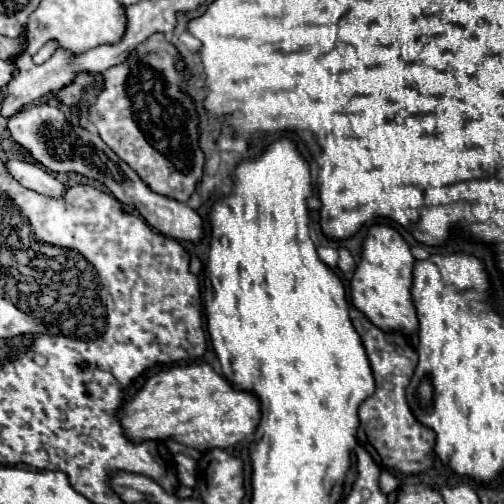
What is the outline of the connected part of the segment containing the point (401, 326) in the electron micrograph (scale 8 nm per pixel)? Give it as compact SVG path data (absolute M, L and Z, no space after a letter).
M373 224L363 240L361 262L351 278L351 302L381 330L401 330L405 334L417 332L417 314L411 298L415 258L403 236L385 224Z

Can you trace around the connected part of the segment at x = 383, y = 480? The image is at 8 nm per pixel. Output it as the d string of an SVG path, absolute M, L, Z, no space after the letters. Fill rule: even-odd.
M381 470L381 476L379 476L379 488L381 488L381 492L391 494L391 492L395 492L399 488L399 484L401 484L401 480L397 476L393 476L387 470Z

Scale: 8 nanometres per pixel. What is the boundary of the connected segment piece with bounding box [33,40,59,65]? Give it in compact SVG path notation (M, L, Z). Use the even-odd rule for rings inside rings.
M51 40L46 43L41 50L39 50L34 56L33 61L36 64L42 64L43 62L47 61L57 50L59 44L55 40Z

